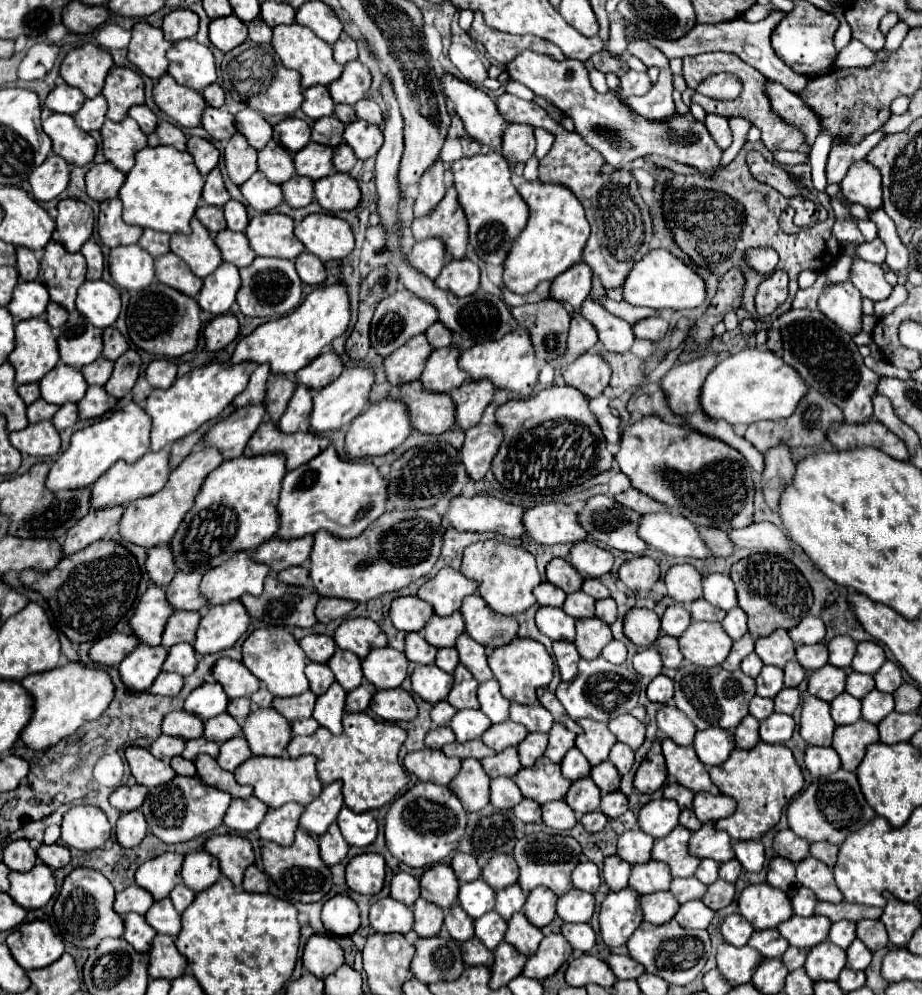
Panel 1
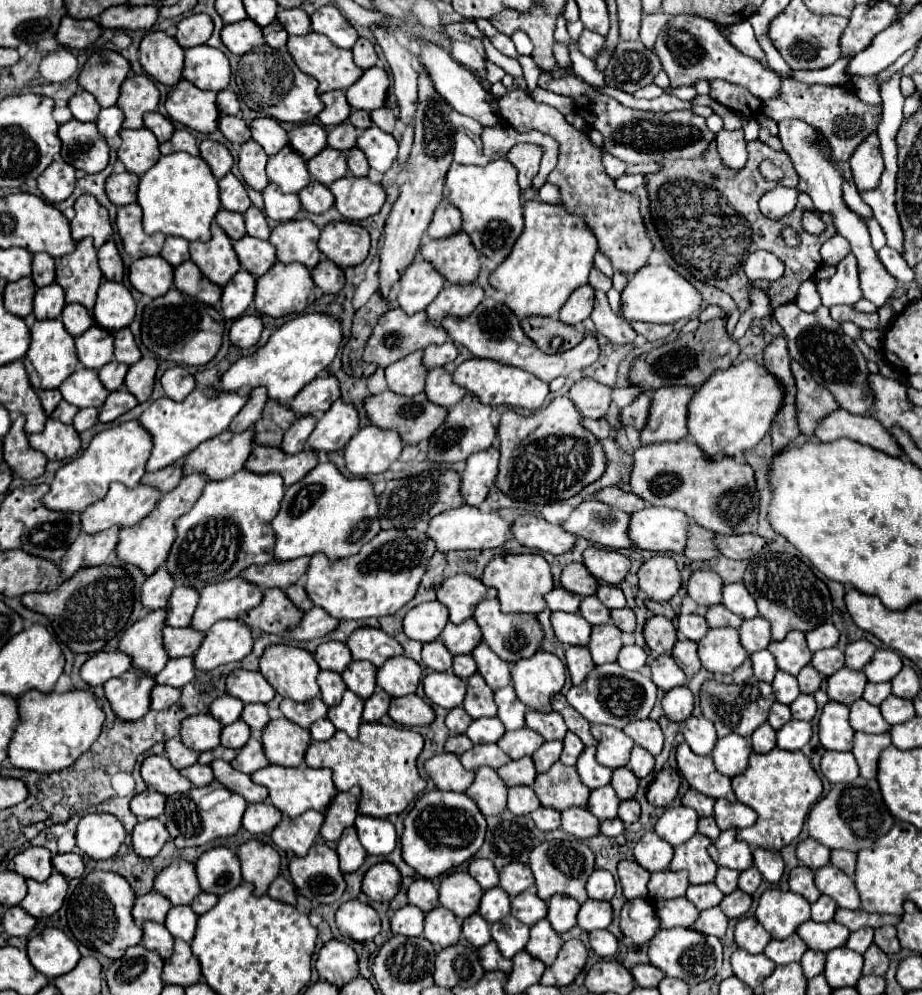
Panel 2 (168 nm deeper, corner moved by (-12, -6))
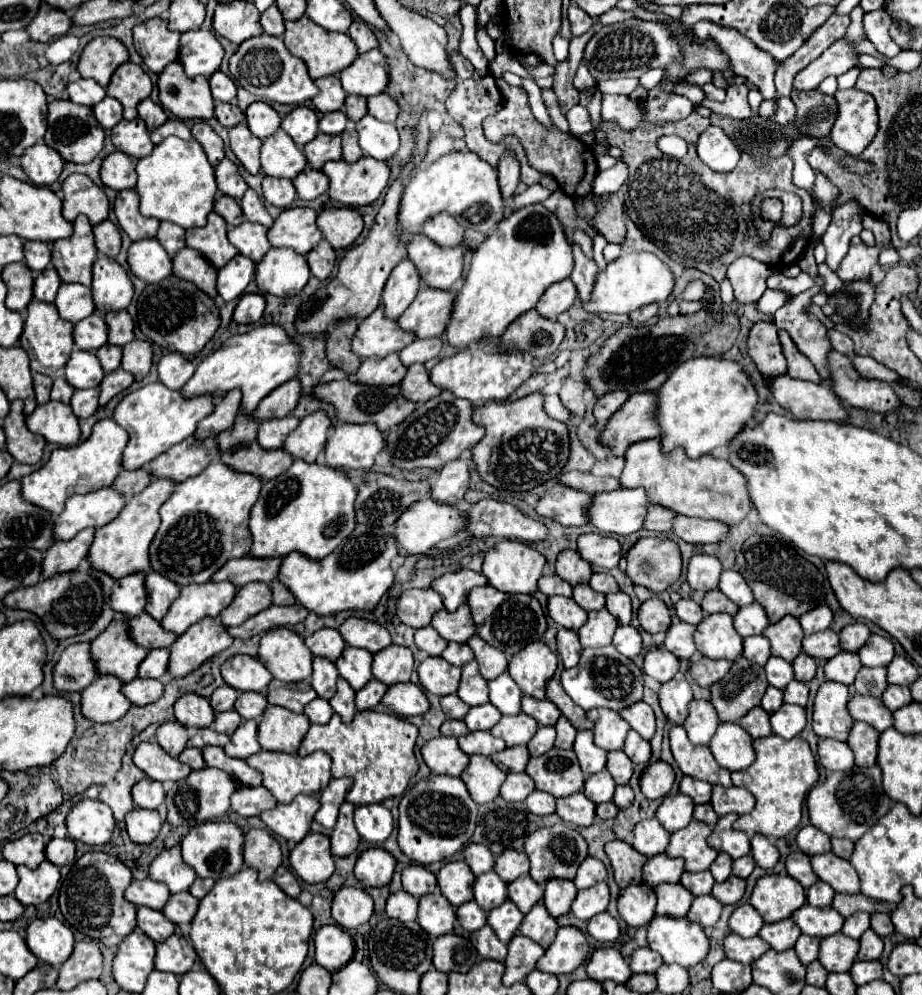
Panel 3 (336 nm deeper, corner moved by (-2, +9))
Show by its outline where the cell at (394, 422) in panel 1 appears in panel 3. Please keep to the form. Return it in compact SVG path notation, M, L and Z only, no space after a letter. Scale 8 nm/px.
M339 424L325 442L325 464L335 470L371 468L385 440L373 424Z

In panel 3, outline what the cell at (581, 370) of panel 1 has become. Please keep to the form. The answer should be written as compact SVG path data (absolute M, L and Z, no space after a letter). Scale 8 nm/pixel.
M565 378L565 384L559 392L559 398L561 402L565 404L565 408L569 410L569 414L573 418L583 418L585 414L585 402L583 402L583 392L587 388L587 382L577 382L577 380L571 380L571 378Z

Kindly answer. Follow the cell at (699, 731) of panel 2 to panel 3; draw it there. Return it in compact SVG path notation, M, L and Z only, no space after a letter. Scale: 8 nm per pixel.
M693 700L689 704L689 718L685 720L685 730L689 734L689 740L693 744L709 744L717 726L719 726L717 710L711 702L705 700Z

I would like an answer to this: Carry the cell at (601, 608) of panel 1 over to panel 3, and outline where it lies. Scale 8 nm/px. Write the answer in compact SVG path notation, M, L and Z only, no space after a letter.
M615 592L615 594L607 594L607 604L605 608L609 612L613 612L613 616L621 622L621 624L631 624L631 598L625 592Z

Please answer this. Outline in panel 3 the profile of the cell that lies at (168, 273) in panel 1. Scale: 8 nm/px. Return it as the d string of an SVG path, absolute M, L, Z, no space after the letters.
M183 248L173 256L173 274L177 278L193 282L201 288L209 298L217 296L217 270L197 252L191 248Z

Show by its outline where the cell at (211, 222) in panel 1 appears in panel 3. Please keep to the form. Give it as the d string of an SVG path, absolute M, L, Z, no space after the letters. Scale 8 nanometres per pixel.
M219 196L215 200L215 212L219 216L223 216L229 226L237 226L237 224L241 224L245 220L239 202L233 200L233 198L229 198L229 196Z

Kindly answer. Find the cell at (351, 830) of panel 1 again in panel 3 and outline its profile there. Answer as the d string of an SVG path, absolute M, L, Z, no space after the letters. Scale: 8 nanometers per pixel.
M383 804L355 808L355 826L363 840L371 844L385 842L393 832L393 816Z

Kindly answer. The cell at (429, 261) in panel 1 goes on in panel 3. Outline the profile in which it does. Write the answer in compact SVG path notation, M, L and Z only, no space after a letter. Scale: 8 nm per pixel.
M401 260L391 276L387 278L387 284L383 288L381 306L389 320L397 320L413 302L421 288L421 278L417 274L417 268L411 264L411 260Z

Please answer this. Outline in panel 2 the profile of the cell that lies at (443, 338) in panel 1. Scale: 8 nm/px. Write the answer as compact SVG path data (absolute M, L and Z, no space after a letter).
M447 341L443 345L431 345L427 347L425 355L423 355L423 363L427 369L437 367L437 365L445 365L449 361L453 361L457 357L457 347L453 341Z

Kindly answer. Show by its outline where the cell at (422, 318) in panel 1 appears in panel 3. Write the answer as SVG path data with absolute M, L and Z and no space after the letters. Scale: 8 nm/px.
M379 306L359 324L353 336L351 352L359 358L385 358L393 352L401 352L407 344L413 342L413 338L413 334L397 328L395 320L387 320L383 308Z

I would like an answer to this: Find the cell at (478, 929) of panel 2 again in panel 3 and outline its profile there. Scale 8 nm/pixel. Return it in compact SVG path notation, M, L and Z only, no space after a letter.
M475 900L461 904L457 908L457 918L467 932L475 932L487 924L487 912L483 912Z

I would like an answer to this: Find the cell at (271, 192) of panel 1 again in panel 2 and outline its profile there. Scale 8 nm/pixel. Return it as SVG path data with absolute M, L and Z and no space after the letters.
M269 183L263 189L263 199L265 199L267 217L271 217L273 221L279 221L279 223L291 221L297 215L297 211L301 209L299 197L283 193L275 183Z

